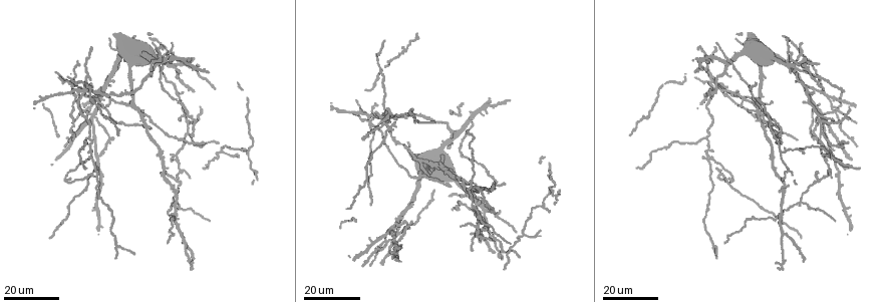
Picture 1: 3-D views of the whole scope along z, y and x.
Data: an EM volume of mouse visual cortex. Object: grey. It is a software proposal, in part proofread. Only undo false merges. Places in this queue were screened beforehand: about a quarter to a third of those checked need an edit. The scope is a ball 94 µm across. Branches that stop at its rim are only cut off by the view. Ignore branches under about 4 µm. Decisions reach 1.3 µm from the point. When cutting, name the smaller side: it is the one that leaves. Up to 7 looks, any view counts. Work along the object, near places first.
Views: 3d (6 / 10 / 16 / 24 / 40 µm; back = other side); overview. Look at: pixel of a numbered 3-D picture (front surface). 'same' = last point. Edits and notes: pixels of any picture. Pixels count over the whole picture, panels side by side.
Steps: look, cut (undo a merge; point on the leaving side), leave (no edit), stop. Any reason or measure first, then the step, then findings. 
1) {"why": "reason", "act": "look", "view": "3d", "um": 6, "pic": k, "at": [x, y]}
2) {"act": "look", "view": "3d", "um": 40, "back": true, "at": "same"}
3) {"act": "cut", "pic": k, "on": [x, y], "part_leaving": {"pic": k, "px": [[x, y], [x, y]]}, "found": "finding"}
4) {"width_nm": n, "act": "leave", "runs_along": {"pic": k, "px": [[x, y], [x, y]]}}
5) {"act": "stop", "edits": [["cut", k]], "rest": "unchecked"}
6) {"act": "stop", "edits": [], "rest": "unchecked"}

{"act": "look", "view": "3d", "um": 16, "pic": 1, "at": [131, 105]}

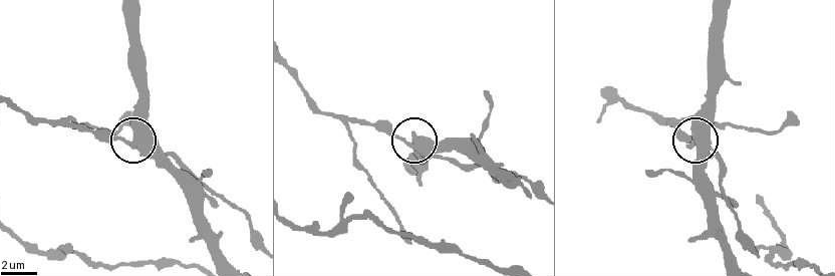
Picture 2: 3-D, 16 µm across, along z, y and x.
{"why": "closer look", "act": "look", "view": "3d", "um": 10, "pic": 2, "at": [136, 143]}

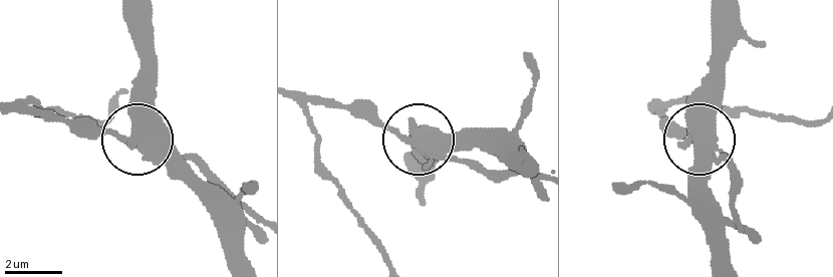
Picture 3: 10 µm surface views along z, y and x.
{"width_nm": 530, "act": "leave", "found": "all the same neuron"}

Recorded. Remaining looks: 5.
{"why": "arms part here", "act": "look", "view": "3d", "um": 16, "pic": 1, "at": [369, 121]}

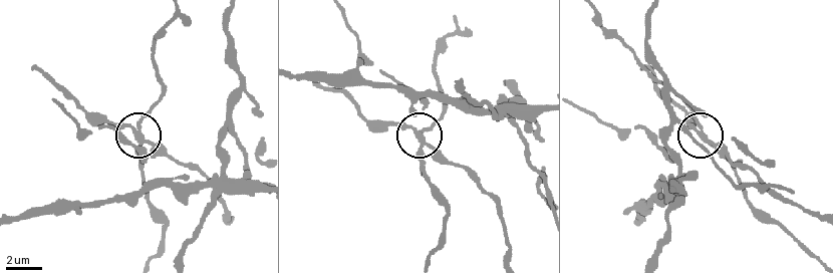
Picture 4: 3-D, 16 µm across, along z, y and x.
{"act": "look", "view": "3d", "um": 6, "pic": 4, "at": [697, 125]}

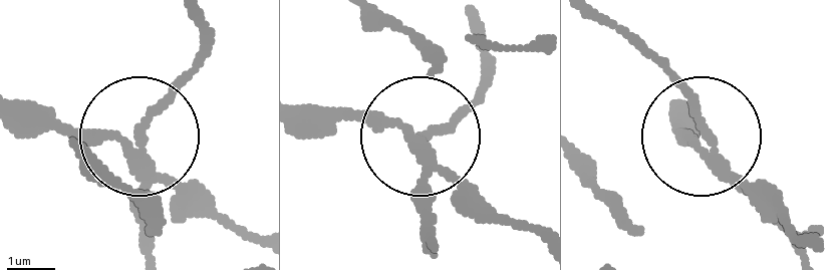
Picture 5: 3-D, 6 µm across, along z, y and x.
{"width_nm": 200, "act": "cut", "pic": 5, "on": [160, 107], "part_leaving": {"pic": 5, "px": [[145, 169], [145, 260]]}, "found": "a second neuron is stuck on"}

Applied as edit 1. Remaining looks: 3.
{"act": "look", "view": "overview"}

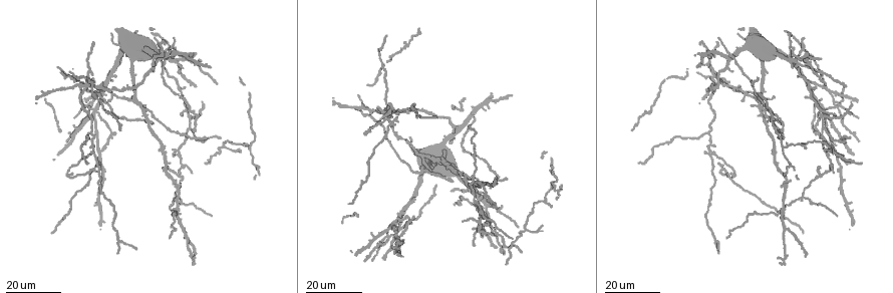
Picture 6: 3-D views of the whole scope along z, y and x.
{"why": "thin arm on a thick one", "act": "look", "view": "3d", "um": 24, "pic": 6, "at": [93, 109]}

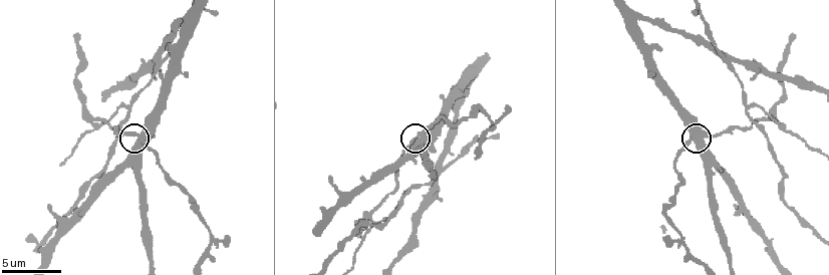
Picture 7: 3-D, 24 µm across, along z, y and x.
{"act": "look", "view": "3d", "um": 10, "at": "same"}

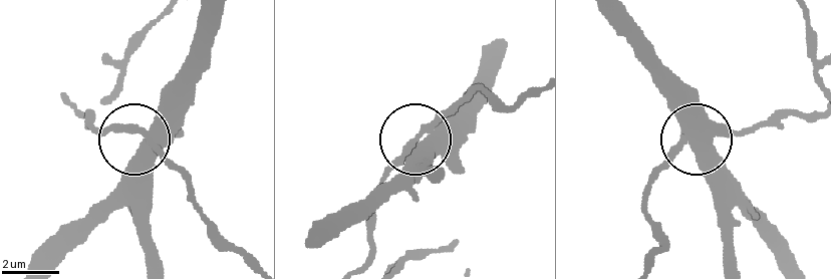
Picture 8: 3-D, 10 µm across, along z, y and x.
{"width_nm": 480, "act": "leave", "found": "continuous, no second neuron"}

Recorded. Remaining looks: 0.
{"act": "stop", "edits": [["cut", 5]], "rest": "unchecked"}

